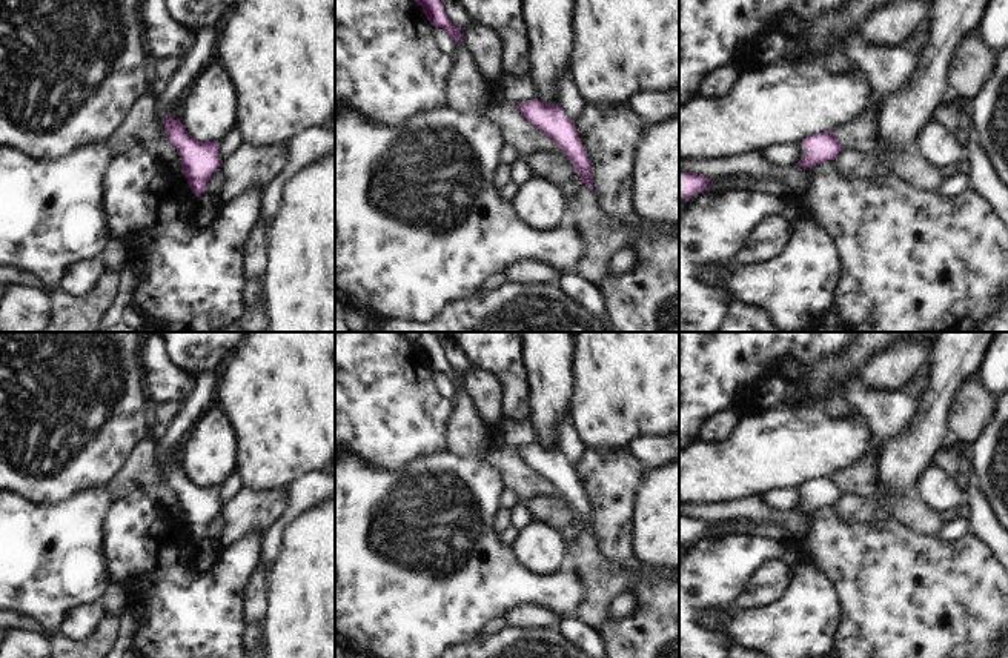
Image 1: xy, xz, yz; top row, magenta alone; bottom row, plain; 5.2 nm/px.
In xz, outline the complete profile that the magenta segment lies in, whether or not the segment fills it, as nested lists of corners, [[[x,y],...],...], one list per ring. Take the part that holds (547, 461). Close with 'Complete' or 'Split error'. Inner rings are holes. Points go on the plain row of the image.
[[[538,443],[516,447],[516,450],[536,474],[559,490],[585,530],[593,535],[590,521],[592,509],[573,466],[565,461],[562,454],[556,447],[544,447]]]. Complete

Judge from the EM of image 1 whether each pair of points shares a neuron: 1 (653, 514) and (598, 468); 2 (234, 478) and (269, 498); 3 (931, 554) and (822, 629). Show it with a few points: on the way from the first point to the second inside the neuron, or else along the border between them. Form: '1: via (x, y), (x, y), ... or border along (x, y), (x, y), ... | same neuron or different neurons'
1: border along (644, 474), (633, 497), (630, 532) | different neurons
2: border along (243, 486), (222, 506) | different neurons
3: border along (832, 583), (841, 614), (835, 641) | different neurons

